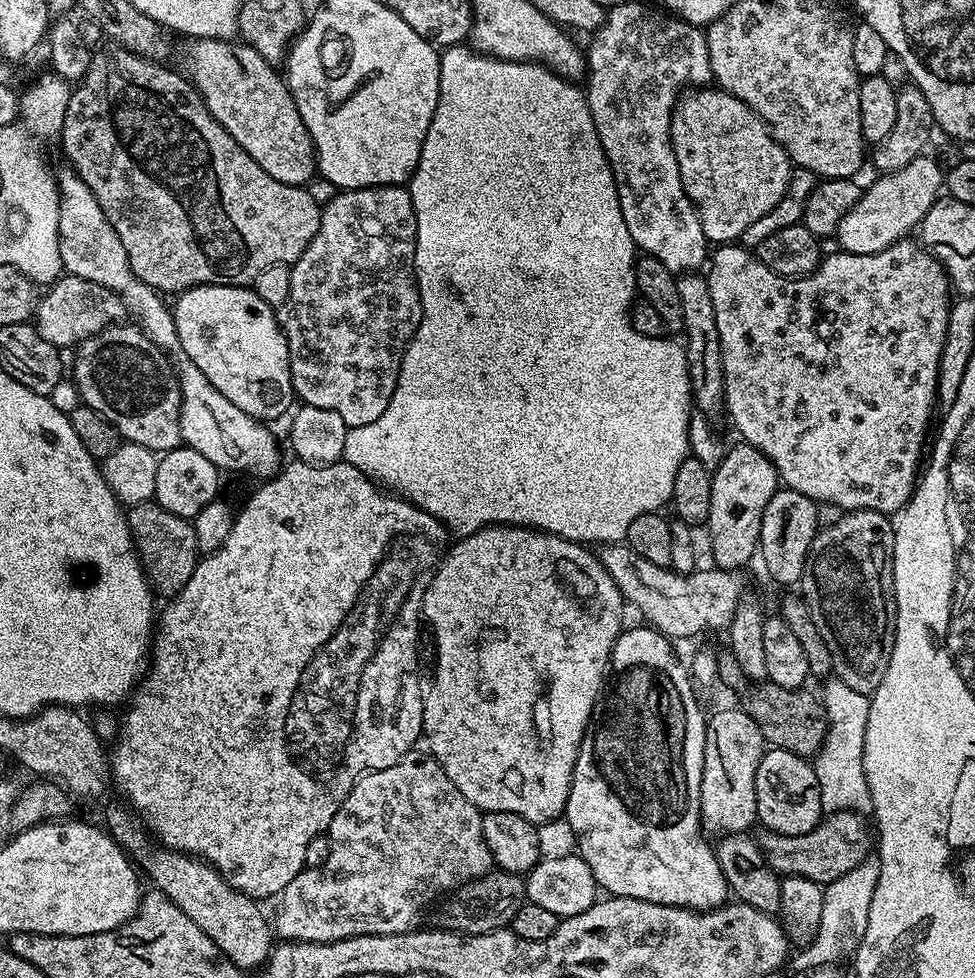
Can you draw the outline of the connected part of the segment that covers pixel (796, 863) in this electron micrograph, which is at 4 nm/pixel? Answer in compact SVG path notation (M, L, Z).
M834 812L825 815L820 823L814 826L814 830L806 834L791 836L761 831L758 843L766 862L776 871L777 876L801 876L810 878L810 882L827 886L830 882L842 878L842 874L857 868L863 860L869 859L871 852L868 851L871 848L873 851L874 836L870 831L869 821L867 824L864 820L867 819L858 812Z

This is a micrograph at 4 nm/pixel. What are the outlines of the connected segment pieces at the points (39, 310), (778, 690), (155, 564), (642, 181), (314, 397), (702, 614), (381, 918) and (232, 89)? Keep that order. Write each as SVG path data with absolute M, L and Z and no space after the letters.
M61 275L45 292L48 293L45 296L43 293L36 305L34 327L38 334L42 334L42 338L46 338L46 342L50 342L57 350L78 346L104 328L121 323L126 316L124 304L118 294L114 294L106 286L98 286L98 282L86 282L86 278Z
M760 682L745 694L742 707L751 714L762 730L765 741L773 748L781 748L795 756L812 758L824 744L828 733L828 716L824 713L823 703L817 697L815 700L808 690Z
M155 502L133 504L127 509L126 515L132 541L140 556L140 565L144 567L144 575L153 593L160 595L161 592L164 598L177 596L182 586L190 582L200 552L191 519L170 514L170 510Z
M622 2L607 9L604 23L591 33L589 40L592 41L586 47L588 109L614 174L626 230L630 230L630 238L641 253L658 258L658 262L673 274L703 269L710 256L710 242L704 237L700 215L682 186L672 149L670 122L678 93L693 86L707 85L712 80L707 35L697 25L688 24L659 7Z
M407 187L340 190L320 213L318 234L291 265L290 295L278 309L290 354L292 391L303 403L334 410L349 428L374 422L390 406L400 359L416 328L422 306L416 285L416 219Z
M626 542L603 545L598 559L610 578L614 578L625 601L631 607L633 604L657 632L676 642L687 636L696 636L707 628L727 629L734 618L734 610L745 595L744 580L739 571L712 566L709 572L695 570L684 575L671 567L663 568L654 566L654 562L646 562L646 558Z
M420 750L407 752L401 760L394 762L394 766L386 766L386 770L378 770L377 772L365 772L363 776L356 779L355 786L350 790L350 794L346 794L342 806L338 806L338 814L334 814L328 827L326 835L332 849L326 862L320 868L305 867L304 871L299 872L294 878L294 882L290 882L290 886L286 886L286 890L281 892L278 897L280 905L276 908L276 920L274 916L274 932L281 941L301 940L302 942L326 942L329 944L335 940L361 936L362 934L394 934L395 932L413 931L419 925L416 923L419 922L420 915L427 910L431 900L437 899L436 901L439 901L445 894L455 892L457 888L461 888L468 881L485 876L493 867L492 855L482 834L484 817L480 809L473 806L466 798L466 794L462 794L462 790L458 790L458 786L454 786L454 782L450 782L446 770L435 758L421 752Z
M188 38L180 48L180 64L183 75L189 80L204 99L210 114L270 174L270 178L278 178L278 182L307 185L308 179L317 175L316 148L312 145L310 134L302 122L302 114L298 114L298 106L294 106L294 98L290 94L285 77L276 73L277 69L258 50L243 42L227 40L197 40Z

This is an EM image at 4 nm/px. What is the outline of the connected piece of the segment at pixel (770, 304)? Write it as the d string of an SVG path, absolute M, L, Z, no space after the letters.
M905 238L891 244L878 254L850 254L836 250L833 256L825 255L819 268L809 276L779 276L770 270L749 249L736 242L719 245L711 253L706 275L710 286L710 302L714 302L714 322L718 322L718 342L722 346L722 374L724 375L724 407L740 431L739 439L754 446L776 468L780 484L798 494L815 500L817 504L842 506L845 512L882 512L895 514L908 504L918 483L920 459L925 459L924 435L932 420L932 407L937 407L936 383L938 362L946 342L946 326L950 309L950 281L947 272L936 257L919 243Z

